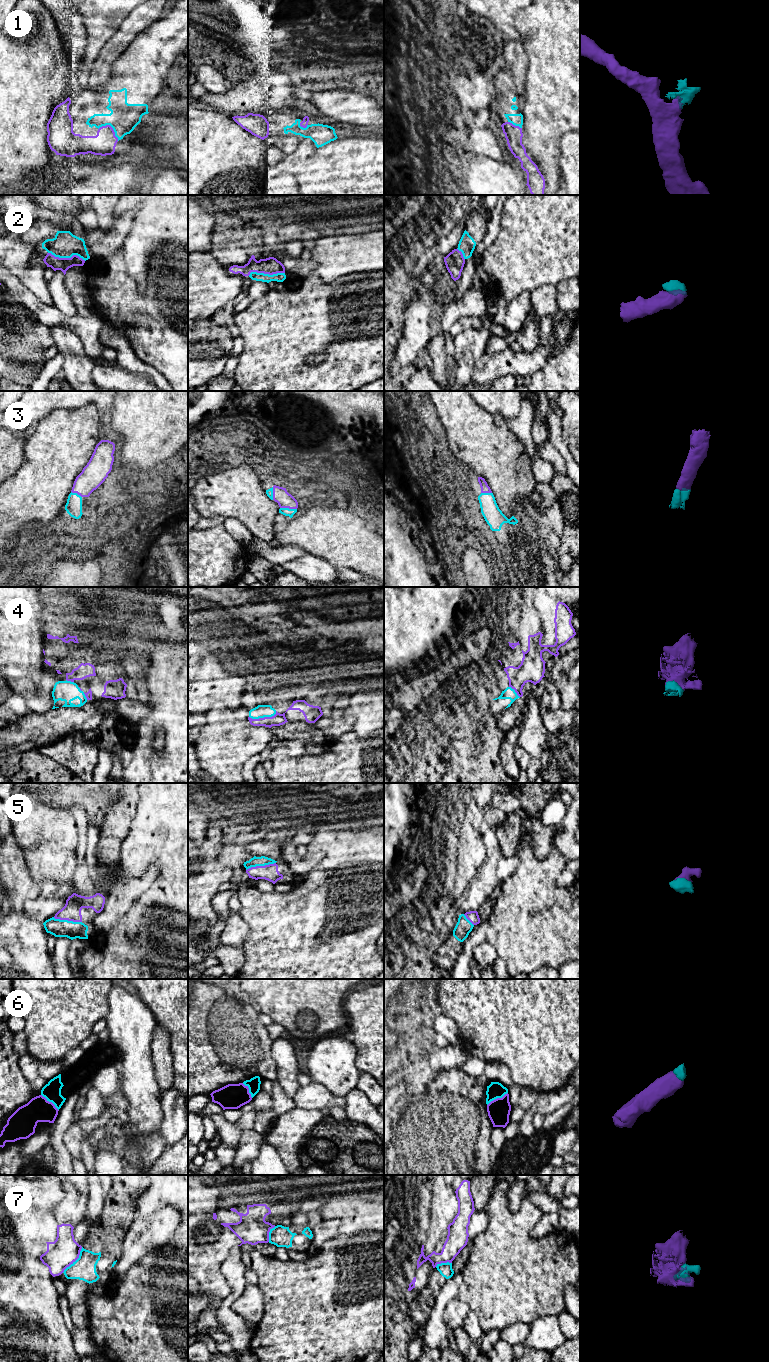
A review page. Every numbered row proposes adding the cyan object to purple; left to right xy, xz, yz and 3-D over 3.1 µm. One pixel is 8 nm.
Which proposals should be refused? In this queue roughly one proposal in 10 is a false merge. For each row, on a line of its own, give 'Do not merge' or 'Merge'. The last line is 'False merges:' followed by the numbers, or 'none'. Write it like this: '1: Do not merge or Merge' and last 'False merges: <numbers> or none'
1: Merge
2: Merge
3: Merge
4: Merge
5: Merge
6: Merge
7: Do not merge
False merges: 7

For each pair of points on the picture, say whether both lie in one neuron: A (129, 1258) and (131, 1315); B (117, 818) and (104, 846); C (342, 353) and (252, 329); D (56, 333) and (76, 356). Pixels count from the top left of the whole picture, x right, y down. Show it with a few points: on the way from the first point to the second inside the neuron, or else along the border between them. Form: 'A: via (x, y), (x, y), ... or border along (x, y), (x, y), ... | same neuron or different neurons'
A: border along (146, 1253), (138, 1261) | different neurons
B: via (116, 825), (110, 839) | same neuron
C: via (320, 367), (295, 369), (274, 348) | same neuron
D: via (62, 339), (73, 350) | same neuron

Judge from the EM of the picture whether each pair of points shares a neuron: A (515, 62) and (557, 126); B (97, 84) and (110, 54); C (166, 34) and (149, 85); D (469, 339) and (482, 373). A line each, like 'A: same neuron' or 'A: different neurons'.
A: different neurons
B: same neuron
C: same neuron
D: different neurons

